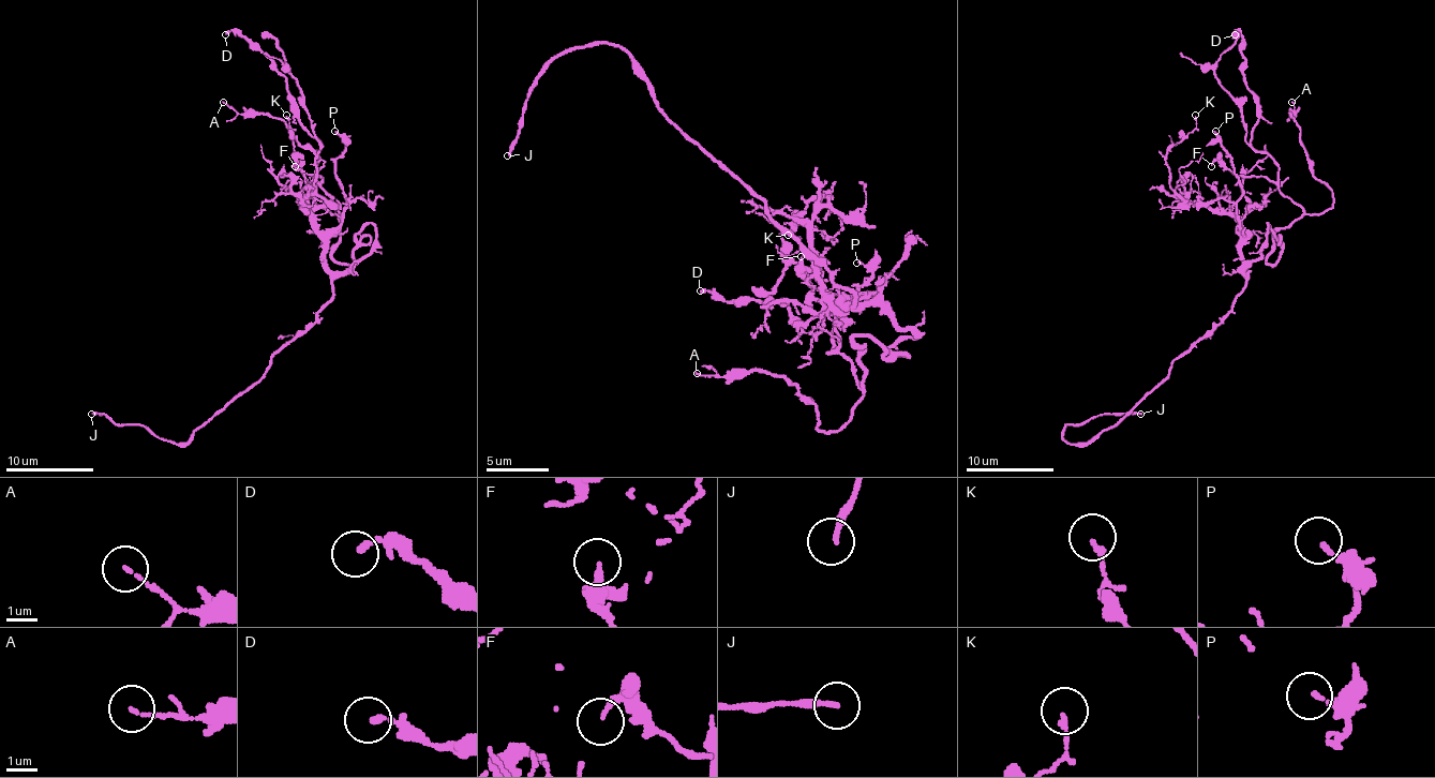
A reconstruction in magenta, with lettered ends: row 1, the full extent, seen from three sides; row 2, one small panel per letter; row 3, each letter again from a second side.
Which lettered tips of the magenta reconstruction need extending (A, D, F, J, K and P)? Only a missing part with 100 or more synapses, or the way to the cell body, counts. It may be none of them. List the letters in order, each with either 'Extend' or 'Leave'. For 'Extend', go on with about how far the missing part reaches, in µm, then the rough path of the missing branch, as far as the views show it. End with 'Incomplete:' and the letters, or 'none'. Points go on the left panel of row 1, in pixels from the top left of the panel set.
A: Leave
D: Leave
F: Leave
J: Extend. Missing length about 6 µm
K: Leave
P: Leave
Incomplete: J

